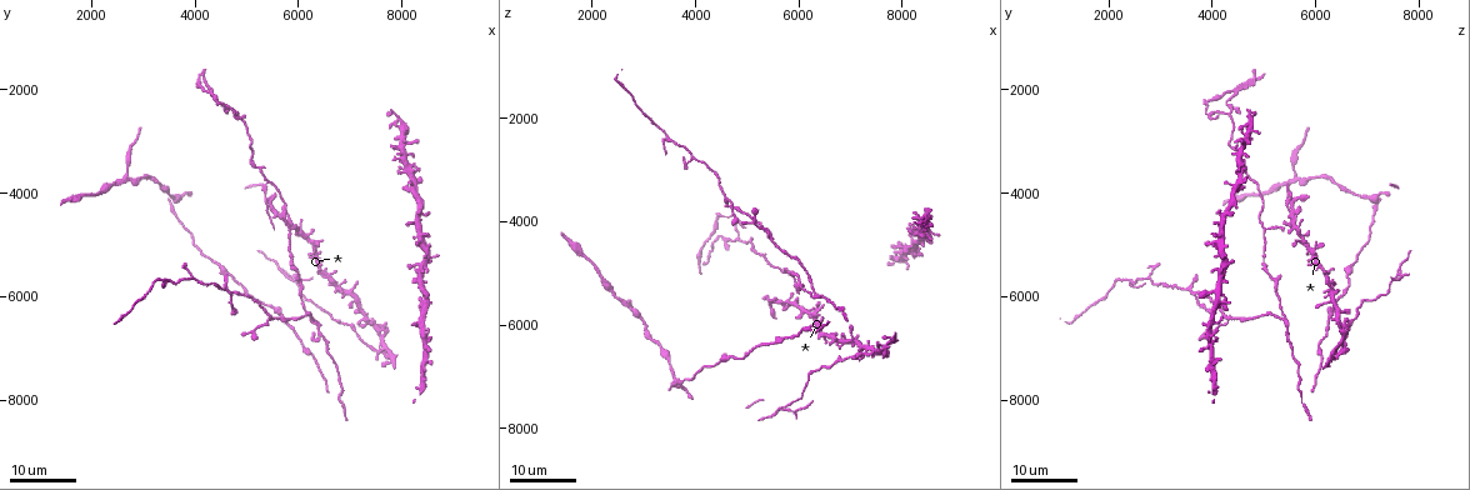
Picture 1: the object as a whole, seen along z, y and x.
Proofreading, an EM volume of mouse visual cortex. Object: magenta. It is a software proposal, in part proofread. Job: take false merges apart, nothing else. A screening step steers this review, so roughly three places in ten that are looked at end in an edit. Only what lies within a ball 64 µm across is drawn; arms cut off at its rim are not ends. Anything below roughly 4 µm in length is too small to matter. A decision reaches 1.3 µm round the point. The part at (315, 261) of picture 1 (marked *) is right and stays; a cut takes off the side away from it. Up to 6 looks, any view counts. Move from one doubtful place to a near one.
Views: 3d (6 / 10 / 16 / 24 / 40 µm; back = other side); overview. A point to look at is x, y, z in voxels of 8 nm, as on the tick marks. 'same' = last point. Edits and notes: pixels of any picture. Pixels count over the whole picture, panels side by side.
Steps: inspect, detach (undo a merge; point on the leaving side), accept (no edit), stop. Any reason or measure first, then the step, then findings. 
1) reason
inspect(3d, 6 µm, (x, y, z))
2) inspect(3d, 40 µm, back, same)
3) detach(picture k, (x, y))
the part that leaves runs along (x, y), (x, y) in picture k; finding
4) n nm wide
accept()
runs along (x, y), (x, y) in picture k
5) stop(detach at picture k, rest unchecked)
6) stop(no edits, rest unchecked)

two arms in line, one across
inspect(3d, 24 µm, (4750, 6050, 3650))

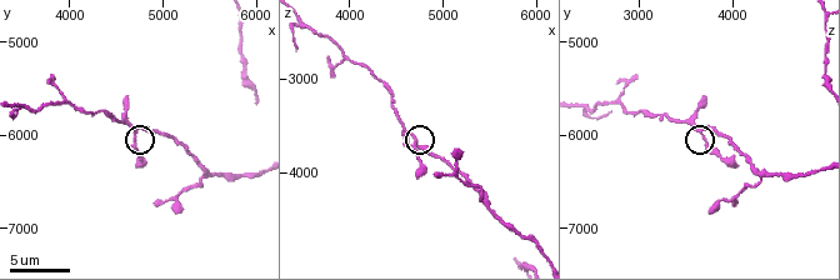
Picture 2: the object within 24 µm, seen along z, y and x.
zoom in
inspect(3d, 6 µm, (4700, 6000, 3650))

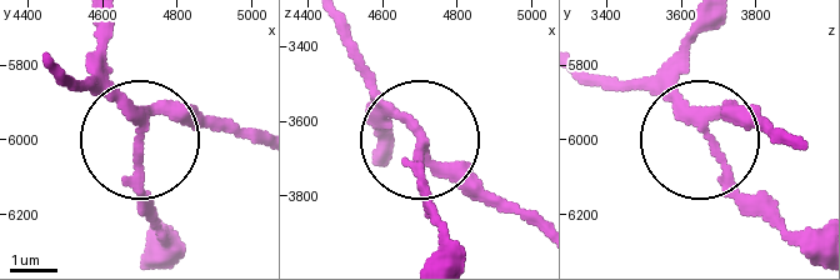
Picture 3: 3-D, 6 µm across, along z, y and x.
accept()
runs along (531, 226), (460, 190), (424, 146), (436, 223) in picture 3; continuous, no second neuron

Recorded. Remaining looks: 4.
looks like a crossing
inspect(3d, 16 µm, (5400, 4100, 5550))

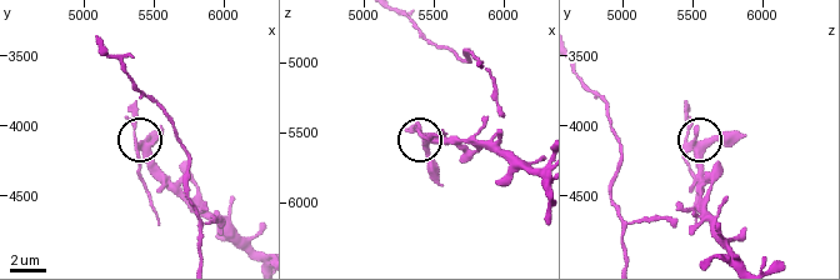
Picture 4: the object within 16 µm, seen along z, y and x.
inspect(3d, 6 µm, (5420, 4140, 5540))

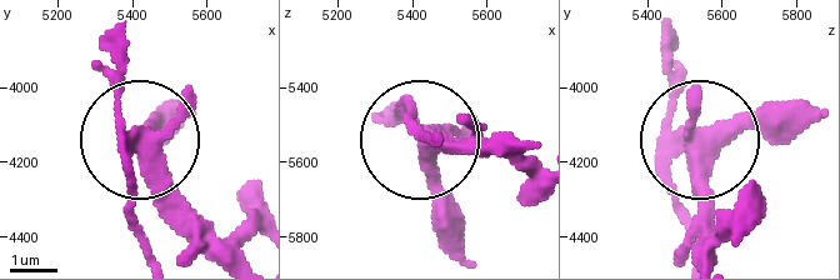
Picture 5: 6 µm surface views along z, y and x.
inspect(3d, 6 µm, back, (5440, 4130, 5550))

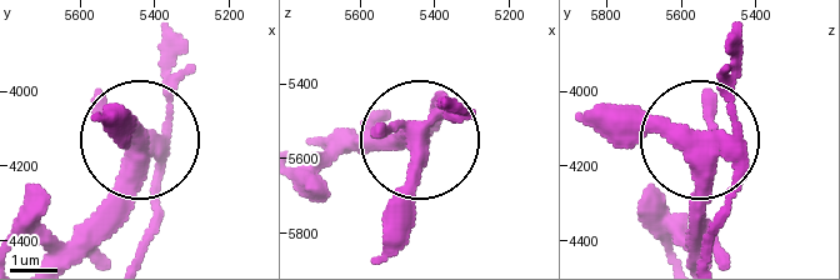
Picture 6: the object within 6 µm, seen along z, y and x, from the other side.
detach(picture 6, (164, 70))
the part that leaves runs along (160, 149), (160, 216), (145, 253) in picture 6; a second neuron is stuck on

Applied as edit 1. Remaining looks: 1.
branch point
inspect(3d, 10 µm, (5450, 6400, 4250))

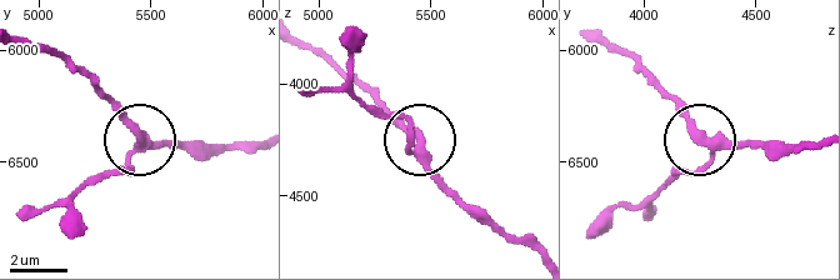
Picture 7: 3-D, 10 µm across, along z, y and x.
3 arms
accept()
runs along (534, 250), (498, 236), (379, 110) in picture 7; continuous, no second neuron

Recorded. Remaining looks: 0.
stop(detach at picture 6, rest unchecked)

